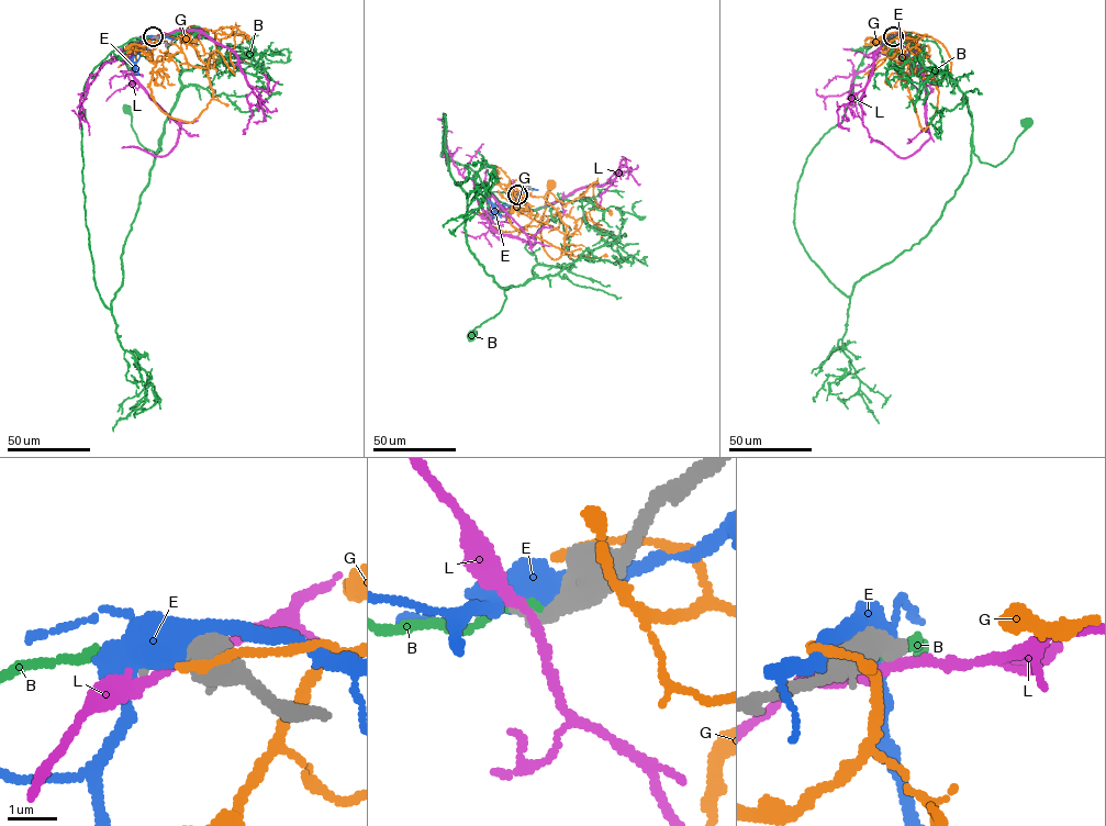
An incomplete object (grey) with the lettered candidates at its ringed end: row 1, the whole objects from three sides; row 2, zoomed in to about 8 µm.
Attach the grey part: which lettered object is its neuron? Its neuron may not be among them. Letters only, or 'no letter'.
no letter

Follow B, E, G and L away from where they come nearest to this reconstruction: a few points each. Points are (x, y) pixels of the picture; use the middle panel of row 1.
B: (516, 194), (440, 156), (443, 113), (466, 243), (511, 286), (471, 335)
E: (517, 193), (514, 194), (514, 205), (494, 205), (493, 215), (496, 219)
G: (518, 192), (543, 197), (559, 212), (566, 232), (561, 256), (557, 259), (546, 252), (540, 234), (550, 185)
L: (516, 194), (526, 209), (500, 210), (490, 225), (502, 234), (525, 240), (532, 247), (527, 234), (478, 183)

